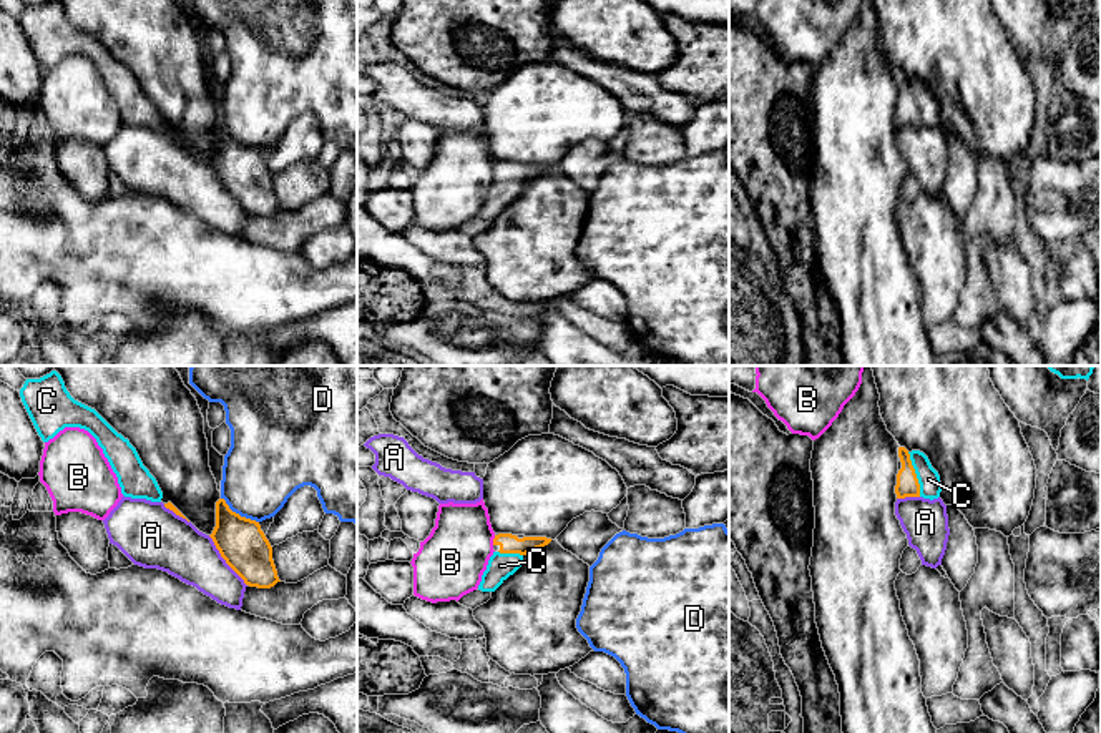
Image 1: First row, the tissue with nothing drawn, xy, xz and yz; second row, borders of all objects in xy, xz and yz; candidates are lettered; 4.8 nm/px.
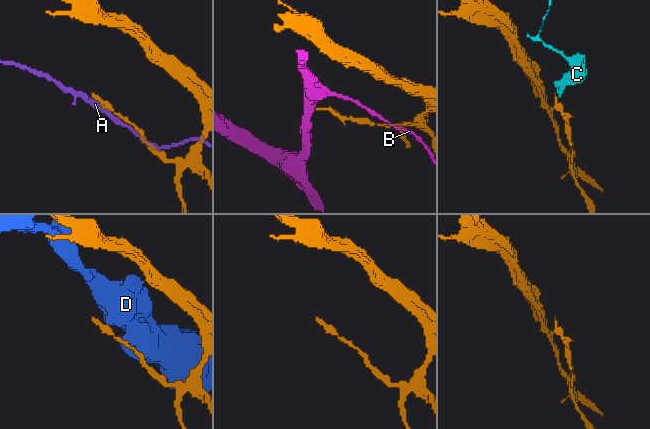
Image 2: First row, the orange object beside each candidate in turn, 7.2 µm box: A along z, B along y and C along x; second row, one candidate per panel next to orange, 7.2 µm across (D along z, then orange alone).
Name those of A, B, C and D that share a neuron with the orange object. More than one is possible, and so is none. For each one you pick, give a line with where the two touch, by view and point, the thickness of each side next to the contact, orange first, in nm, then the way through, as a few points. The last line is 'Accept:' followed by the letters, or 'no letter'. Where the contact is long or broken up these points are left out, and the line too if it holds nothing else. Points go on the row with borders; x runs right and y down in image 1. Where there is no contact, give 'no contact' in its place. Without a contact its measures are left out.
C: yz (915, 474) | 110/110 nm | across yz (907, 484), (915, 474), (929, 479)
Accept: C

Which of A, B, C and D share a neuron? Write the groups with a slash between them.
A / B / C / D

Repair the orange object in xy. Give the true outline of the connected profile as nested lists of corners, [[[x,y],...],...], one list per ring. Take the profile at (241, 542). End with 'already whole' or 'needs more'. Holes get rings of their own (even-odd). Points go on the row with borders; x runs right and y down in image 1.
[[[224,499],[216,502],[216,527],[209,537],[246,585],[271,588],[281,582],[272,560],[272,547],[259,522],[232,512]]]; already whole

